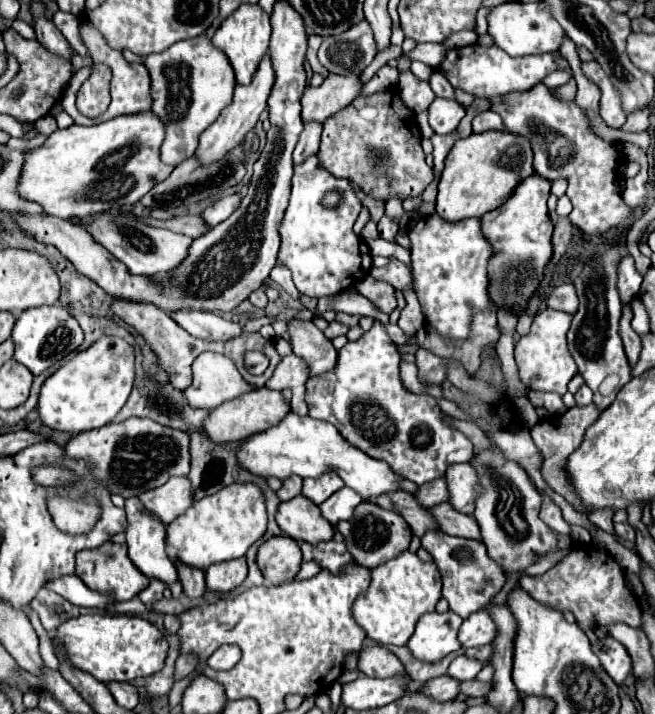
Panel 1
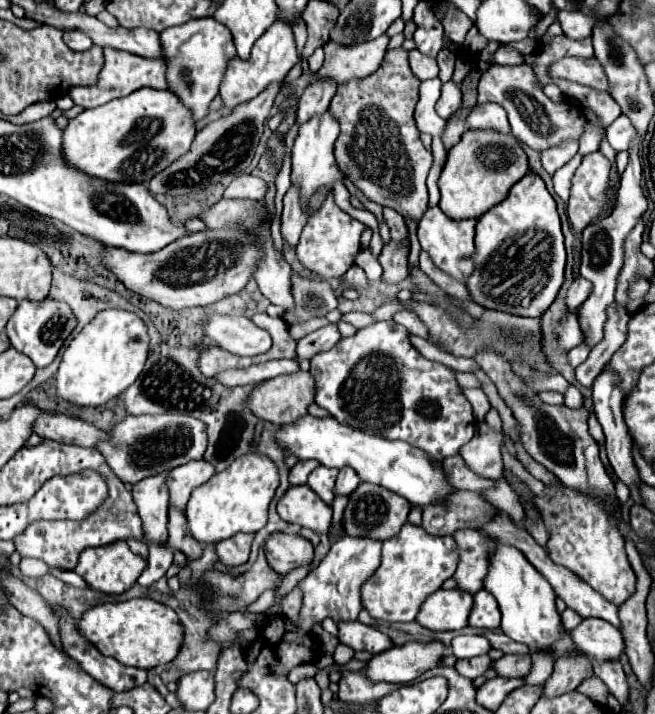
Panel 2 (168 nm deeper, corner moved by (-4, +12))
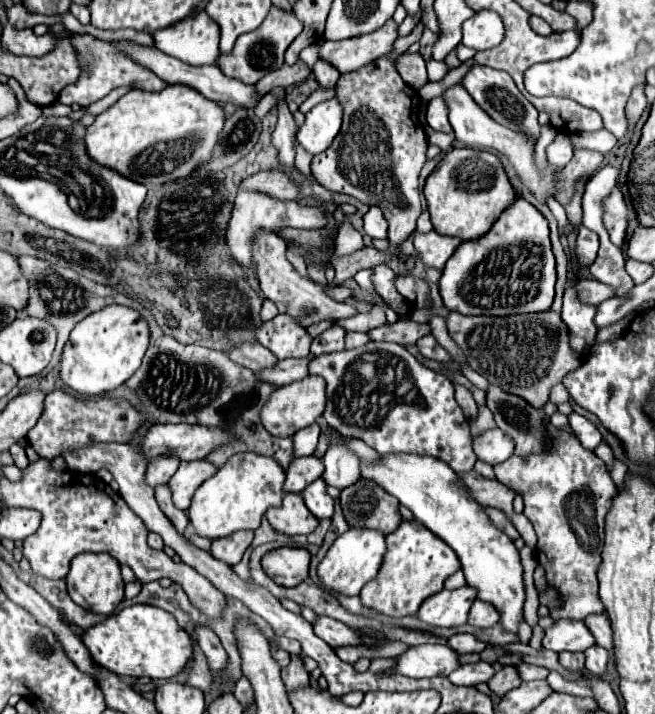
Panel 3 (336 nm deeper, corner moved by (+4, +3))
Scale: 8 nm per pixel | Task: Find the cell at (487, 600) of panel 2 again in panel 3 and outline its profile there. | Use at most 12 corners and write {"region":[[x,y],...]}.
{"region":[[480,599],[472,603],[468,625],[488,629],[498,623],[494,605]]}

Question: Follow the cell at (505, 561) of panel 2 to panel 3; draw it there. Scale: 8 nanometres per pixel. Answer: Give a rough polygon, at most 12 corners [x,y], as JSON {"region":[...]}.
{"region":[[426,455],[360,459],[426,529],[446,541],[478,599],[518,633],[518,549]]}

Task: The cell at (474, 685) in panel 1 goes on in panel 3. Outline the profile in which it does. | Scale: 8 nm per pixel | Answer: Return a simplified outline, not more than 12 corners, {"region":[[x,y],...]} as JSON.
{"region":[[528,663],[516,665],[522,681],[546,679],[548,669]]}

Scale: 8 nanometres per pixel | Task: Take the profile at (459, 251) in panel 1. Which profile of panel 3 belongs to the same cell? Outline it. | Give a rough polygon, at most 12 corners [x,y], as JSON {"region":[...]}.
{"region":[[436,231],[414,233],[414,249],[426,267],[442,271],[462,243]]}

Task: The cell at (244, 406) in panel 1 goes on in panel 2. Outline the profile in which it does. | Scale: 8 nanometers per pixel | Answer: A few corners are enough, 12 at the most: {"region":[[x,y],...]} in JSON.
{"region":[[310,372],[262,382],[250,410],[272,424],[294,424],[316,396]]}

